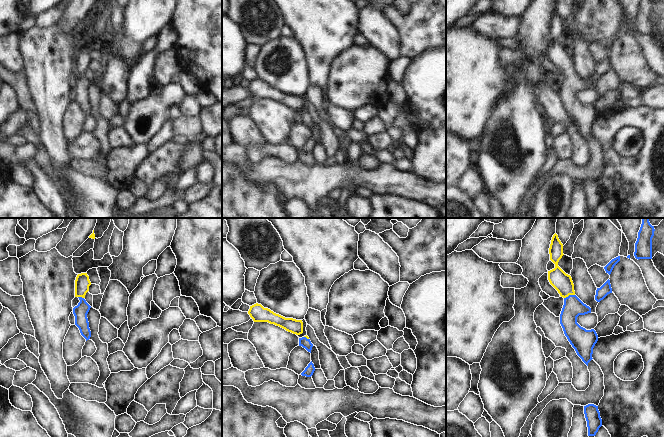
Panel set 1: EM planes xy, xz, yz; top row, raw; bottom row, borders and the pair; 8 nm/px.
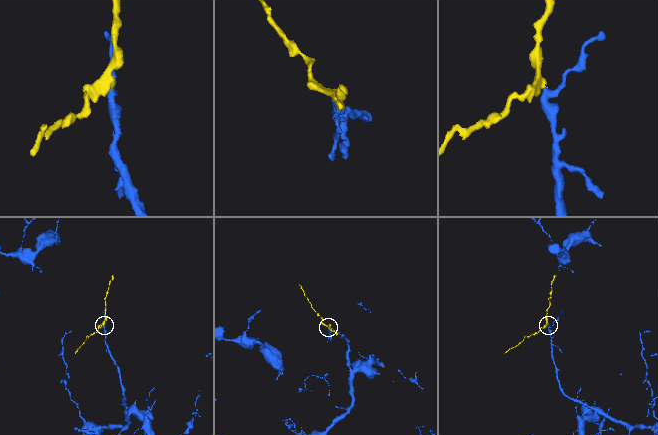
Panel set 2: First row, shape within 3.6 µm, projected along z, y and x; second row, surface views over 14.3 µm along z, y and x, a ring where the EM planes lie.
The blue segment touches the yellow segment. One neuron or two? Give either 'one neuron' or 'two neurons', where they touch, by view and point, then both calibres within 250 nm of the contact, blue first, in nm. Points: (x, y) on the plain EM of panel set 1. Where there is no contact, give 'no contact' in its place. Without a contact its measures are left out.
one neuron; contact yz (569, 71); calibres 160 and 160 nm

